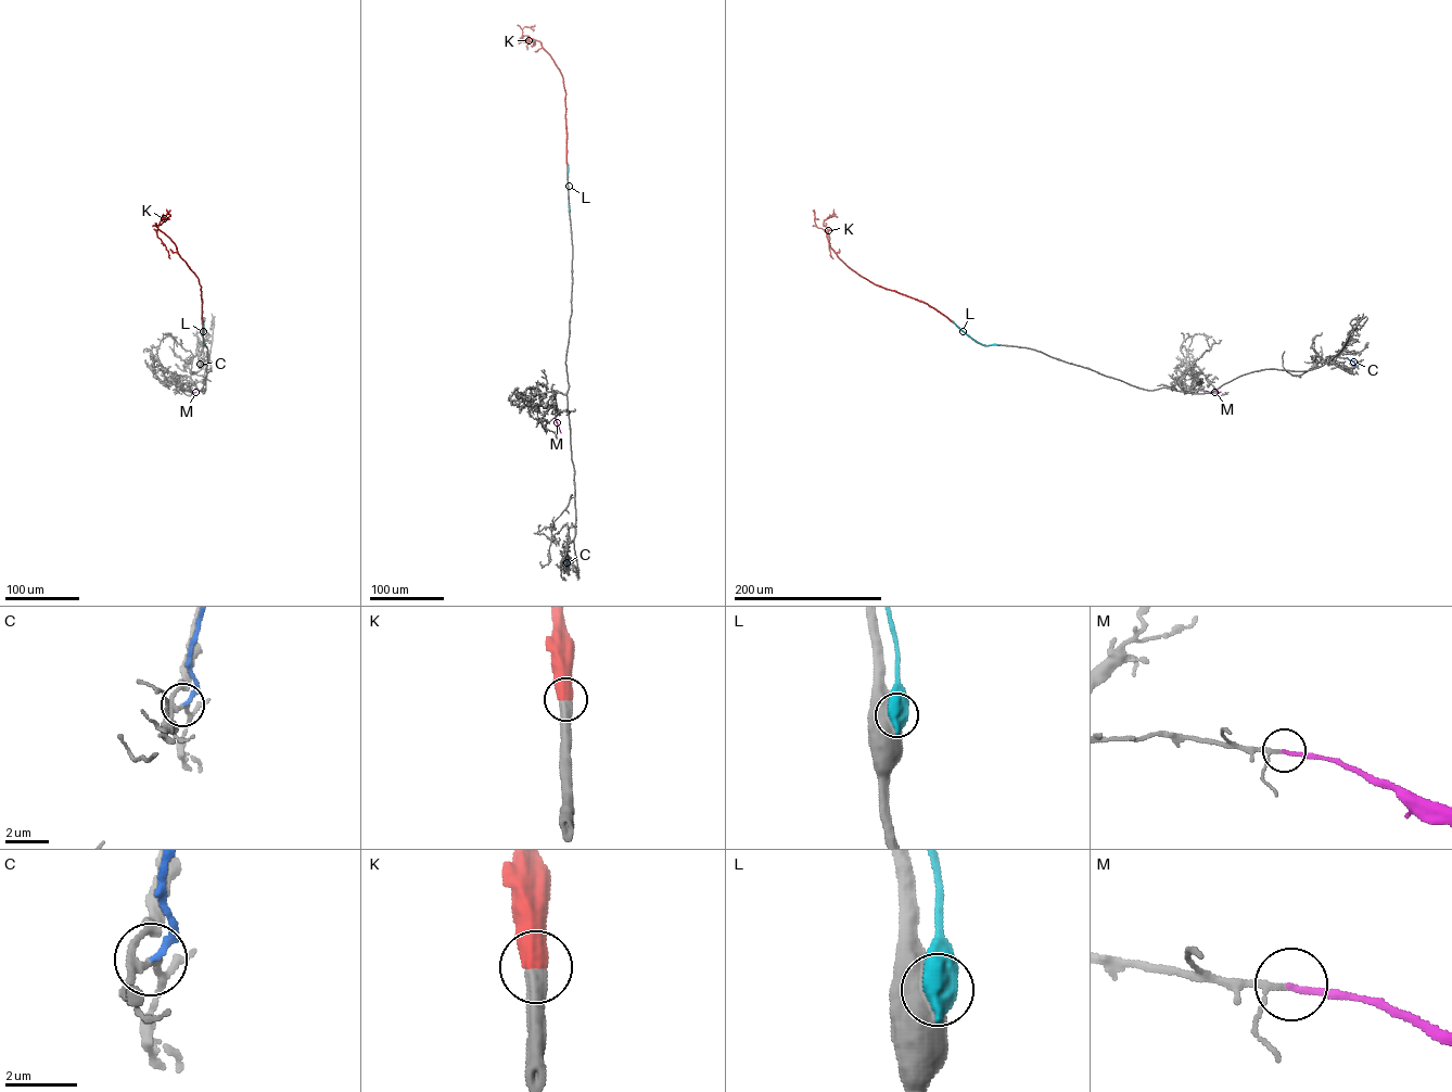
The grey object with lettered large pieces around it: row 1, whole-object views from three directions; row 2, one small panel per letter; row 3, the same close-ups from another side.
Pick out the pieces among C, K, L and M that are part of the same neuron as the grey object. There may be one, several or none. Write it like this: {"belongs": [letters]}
{"belongs": ["K", "M"]}

